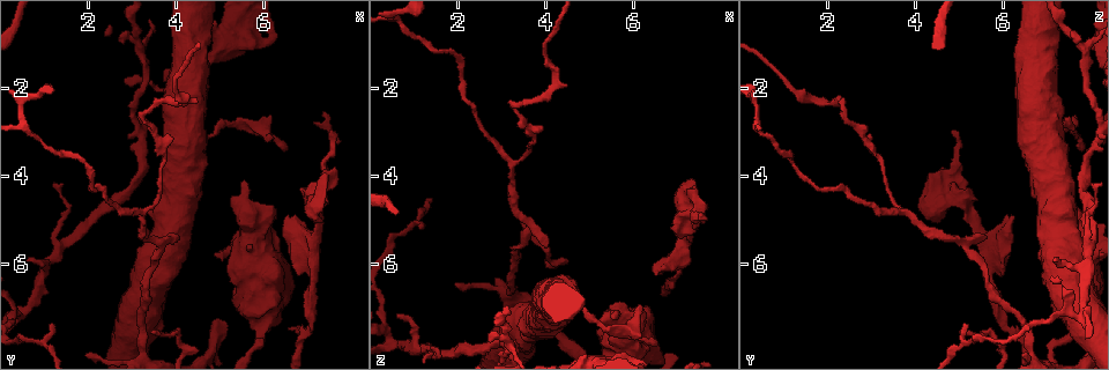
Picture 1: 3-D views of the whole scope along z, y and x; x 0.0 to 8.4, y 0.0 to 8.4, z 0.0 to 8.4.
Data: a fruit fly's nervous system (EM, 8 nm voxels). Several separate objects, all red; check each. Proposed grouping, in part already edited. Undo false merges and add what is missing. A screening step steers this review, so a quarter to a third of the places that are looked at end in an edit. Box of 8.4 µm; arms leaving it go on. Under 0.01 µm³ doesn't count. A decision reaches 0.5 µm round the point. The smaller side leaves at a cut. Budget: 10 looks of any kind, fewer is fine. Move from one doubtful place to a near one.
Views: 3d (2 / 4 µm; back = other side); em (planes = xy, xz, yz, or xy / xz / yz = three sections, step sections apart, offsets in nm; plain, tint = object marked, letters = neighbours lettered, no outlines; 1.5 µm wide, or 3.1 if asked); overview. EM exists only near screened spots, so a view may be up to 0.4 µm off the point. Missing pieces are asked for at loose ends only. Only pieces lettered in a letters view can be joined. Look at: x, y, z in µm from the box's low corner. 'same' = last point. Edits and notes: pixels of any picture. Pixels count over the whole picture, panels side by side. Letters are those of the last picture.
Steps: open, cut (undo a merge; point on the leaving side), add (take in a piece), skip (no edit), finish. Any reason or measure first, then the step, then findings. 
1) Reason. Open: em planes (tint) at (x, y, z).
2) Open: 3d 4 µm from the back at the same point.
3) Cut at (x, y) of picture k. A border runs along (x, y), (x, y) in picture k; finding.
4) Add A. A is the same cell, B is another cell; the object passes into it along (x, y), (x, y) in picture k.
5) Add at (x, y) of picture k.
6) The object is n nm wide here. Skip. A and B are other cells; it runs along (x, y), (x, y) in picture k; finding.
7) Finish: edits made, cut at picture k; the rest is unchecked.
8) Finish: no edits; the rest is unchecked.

An open end. Open: 3d 2 µm at (6.15, 3.15, 7.00).

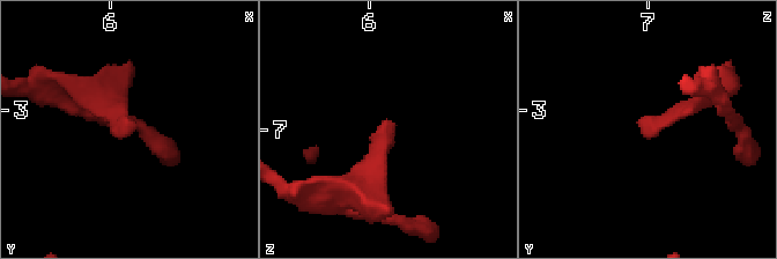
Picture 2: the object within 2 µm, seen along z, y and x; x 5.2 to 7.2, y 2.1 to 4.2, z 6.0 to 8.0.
Now the EM. Open: em xz step 8 (tint) at (6.16, 3.20, 6.98).

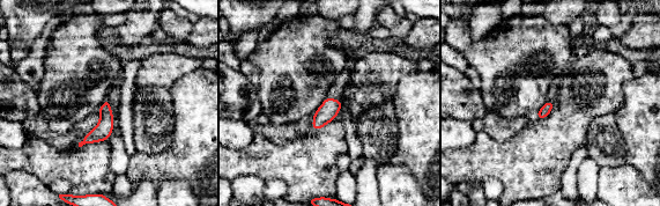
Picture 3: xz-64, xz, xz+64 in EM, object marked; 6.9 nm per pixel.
Open: em planes (letters) at the same point.

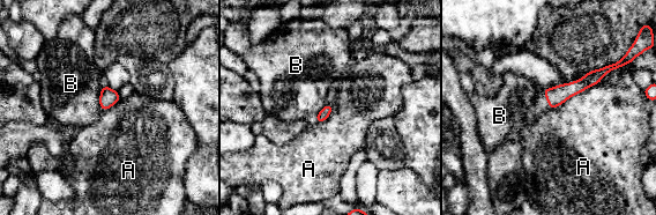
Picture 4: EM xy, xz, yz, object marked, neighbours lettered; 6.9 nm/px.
Skip. A and B are other cells; it runs along (608, 68), (564, 91), (551, 104) in picture 4; none of them fits.

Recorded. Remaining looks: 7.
Calibre changes. Open: 3d 2 µm at (7.15, 4.40, 4.95).

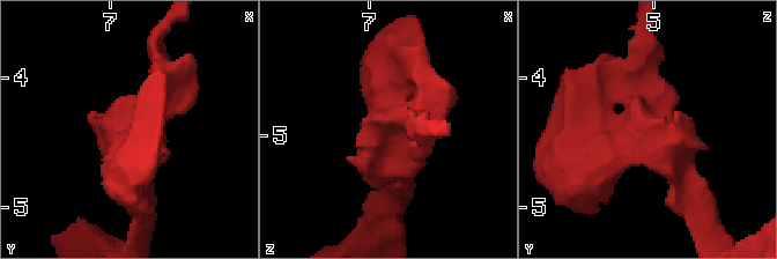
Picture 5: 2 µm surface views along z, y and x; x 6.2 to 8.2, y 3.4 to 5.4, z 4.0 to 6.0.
Now the EM. Open: em planes (letters) at (7.12, 4.44, 4.92).

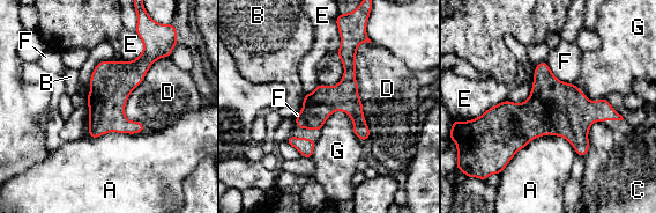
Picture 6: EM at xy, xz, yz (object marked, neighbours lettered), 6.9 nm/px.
The longest contact is with D, 700 nm. Skip. A, B, C, D, E, F and G are other cells; a border runs along (319, 130), (342, 110), (363, 140) in picture 6; all the same neuron.

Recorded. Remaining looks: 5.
Abrupt turn. Open: em planes (tint) at (4.25, 2.35, 2.00).

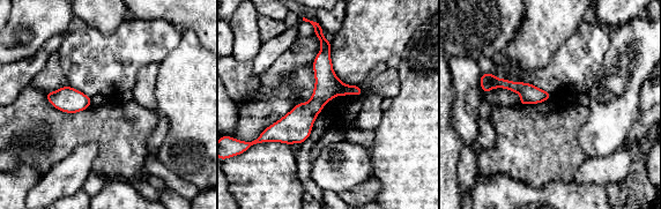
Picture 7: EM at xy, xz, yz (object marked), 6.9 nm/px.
Open: em planes (letters) at the same point.

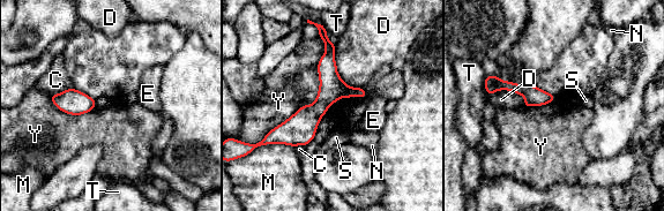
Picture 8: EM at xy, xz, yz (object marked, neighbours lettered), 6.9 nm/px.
Skip. C, D, E, M, N, S, T and Y are other cells; a border runs along (49, 95), (71, 114), (95, 107) in picture 8; one neuron here.

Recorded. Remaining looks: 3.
An open end. Open: em xz step 4 (letters) at (1.20, 7.40, 5.20).

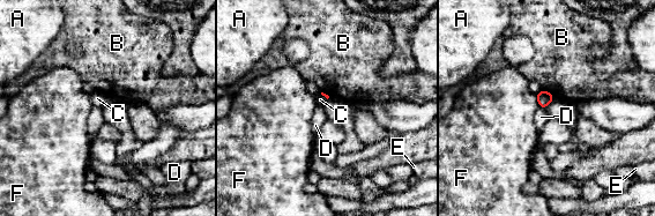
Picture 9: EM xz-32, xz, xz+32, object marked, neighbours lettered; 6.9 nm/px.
The longest contact is with B, 120 nm. Skip. A, B, C, D, E and F are other cells; no lettered piece goes on from it.

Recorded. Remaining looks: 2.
Finish: no edits; the rest is unchecked.

